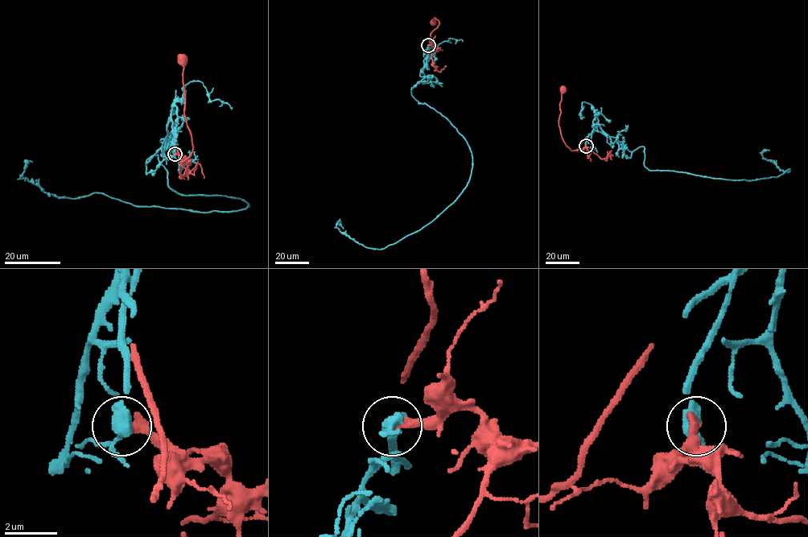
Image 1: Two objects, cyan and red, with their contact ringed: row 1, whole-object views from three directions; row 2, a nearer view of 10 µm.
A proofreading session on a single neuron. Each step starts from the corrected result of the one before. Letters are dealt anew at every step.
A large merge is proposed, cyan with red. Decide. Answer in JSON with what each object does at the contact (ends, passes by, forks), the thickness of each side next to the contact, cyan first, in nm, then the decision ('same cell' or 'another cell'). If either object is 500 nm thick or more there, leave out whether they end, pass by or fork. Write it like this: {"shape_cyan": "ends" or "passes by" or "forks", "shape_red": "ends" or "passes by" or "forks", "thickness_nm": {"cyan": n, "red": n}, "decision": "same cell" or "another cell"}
{"shape_cyan": "passes by", "shape_red": "ends", "thickness_nm": {"cyan": 420, "red": 320}, "decision": "same cell"}

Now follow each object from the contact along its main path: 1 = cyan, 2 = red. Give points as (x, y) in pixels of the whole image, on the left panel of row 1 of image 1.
1: (175, 154), (171, 121), (146, 164), (158, 154), (179, 194), (249, 205), (58, 198), (20, 177), (32, 162)
2: (175, 154), (181, 159), (179, 158), (178, 161), (183, 162), (191, 154), (193, 145), (183, 113), (183, 60)

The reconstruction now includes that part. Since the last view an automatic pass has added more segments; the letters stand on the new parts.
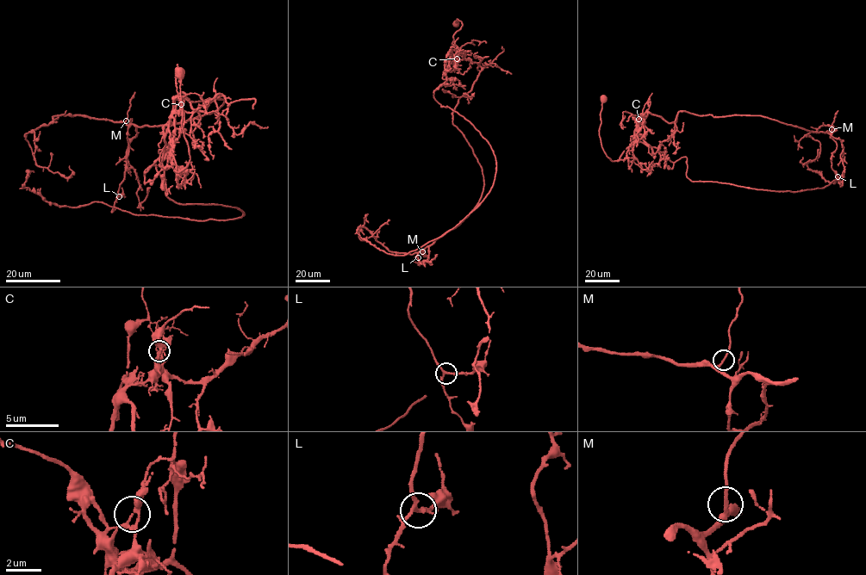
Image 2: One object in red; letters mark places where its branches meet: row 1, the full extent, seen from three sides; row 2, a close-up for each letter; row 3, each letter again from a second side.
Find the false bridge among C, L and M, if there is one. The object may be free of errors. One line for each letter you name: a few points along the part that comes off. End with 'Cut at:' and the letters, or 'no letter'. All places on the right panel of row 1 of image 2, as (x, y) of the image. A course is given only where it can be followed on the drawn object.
C: (638, 119), (673, 122), (685, 111), (817, 132), (831, 126), (807, 135), (819, 153), (803, 157)
Cut at: C

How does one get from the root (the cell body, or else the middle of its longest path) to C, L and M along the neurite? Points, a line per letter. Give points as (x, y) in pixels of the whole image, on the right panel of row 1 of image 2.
C: (603, 99), (599, 135), (604, 152), (612, 160), (623, 160), (626, 157), (635, 139), (638, 119)
L: (603, 99), (613, 161), (646, 112), (761, 115), (827, 131), (837, 176)
M: (603, 99), (599, 135), (613, 161), (626, 157), (646, 112), (669, 123), (685, 111), (831, 129)

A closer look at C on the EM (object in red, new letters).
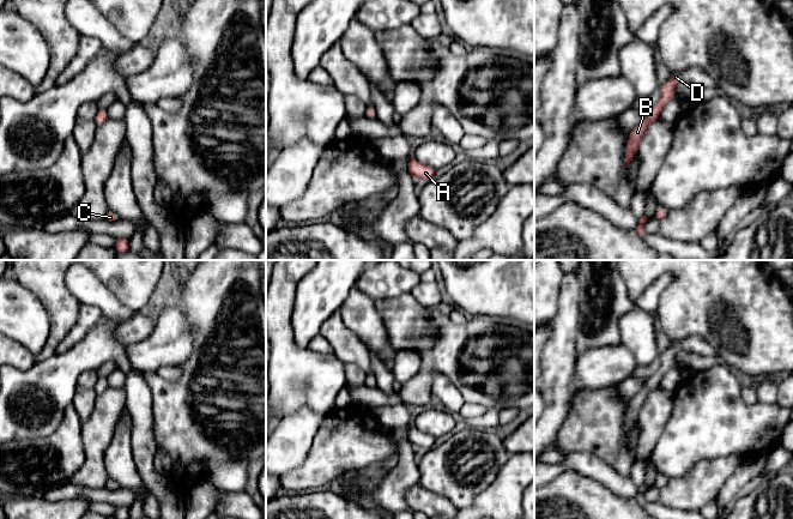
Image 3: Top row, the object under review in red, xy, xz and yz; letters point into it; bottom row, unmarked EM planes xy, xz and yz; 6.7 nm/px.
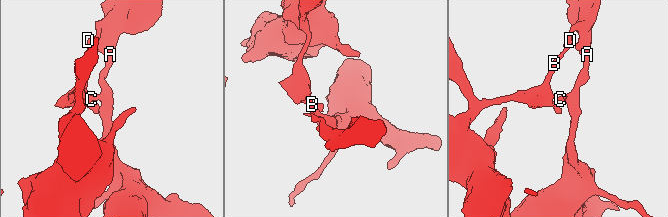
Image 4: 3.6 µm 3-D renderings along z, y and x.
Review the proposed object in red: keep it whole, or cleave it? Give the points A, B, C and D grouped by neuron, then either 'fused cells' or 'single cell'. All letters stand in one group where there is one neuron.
A C D / B | fused cells

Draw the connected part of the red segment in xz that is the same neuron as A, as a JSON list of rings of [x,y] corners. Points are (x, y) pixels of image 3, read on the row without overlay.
[[[408,427],[407,441],[412,446],[418,446],[425,451],[435,447],[436,437],[418,430],[416,427]]]

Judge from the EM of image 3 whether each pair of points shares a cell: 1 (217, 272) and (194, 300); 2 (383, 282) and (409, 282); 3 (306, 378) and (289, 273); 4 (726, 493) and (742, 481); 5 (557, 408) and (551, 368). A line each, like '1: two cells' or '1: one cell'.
1: one cell
2: one cell
3: one cell
4: one cell
5: one cell

